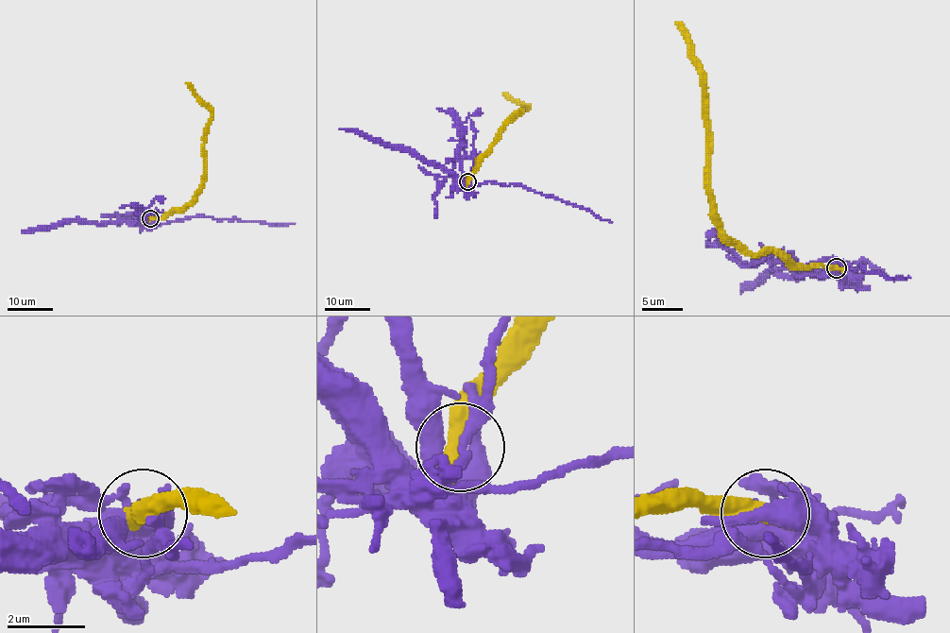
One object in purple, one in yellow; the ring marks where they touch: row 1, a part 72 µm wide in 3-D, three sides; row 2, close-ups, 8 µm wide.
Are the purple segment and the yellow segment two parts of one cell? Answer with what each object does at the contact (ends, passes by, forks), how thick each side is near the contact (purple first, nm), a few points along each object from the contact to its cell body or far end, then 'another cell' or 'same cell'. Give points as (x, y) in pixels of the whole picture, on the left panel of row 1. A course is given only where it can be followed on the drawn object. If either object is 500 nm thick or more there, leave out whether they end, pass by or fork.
500 nm thick on the purple side, 600 nm on the other; purple runs (151, 218), (151, 223), (159, 224), (203, 216), (294, 224); yellow runs (151, 218), (163, 217), (173, 210), (182, 211), (196, 196), (204, 173), (204, 131), (212, 111), (185, 82); another cell

